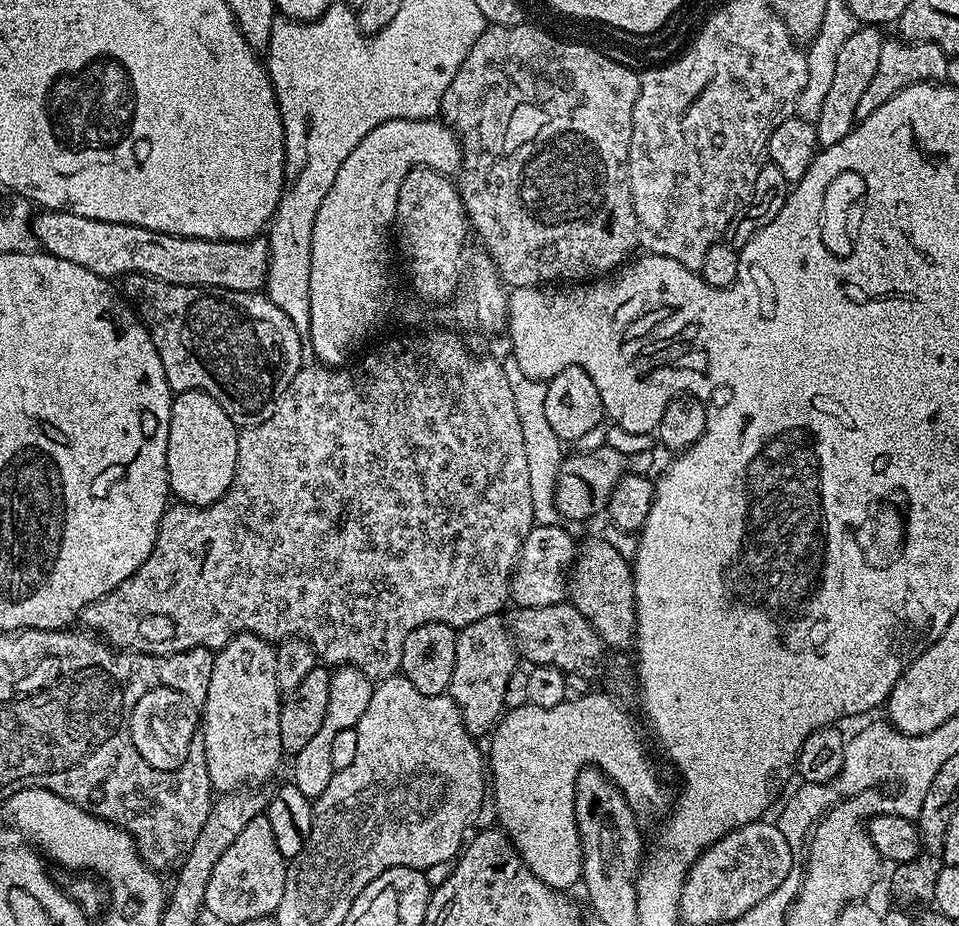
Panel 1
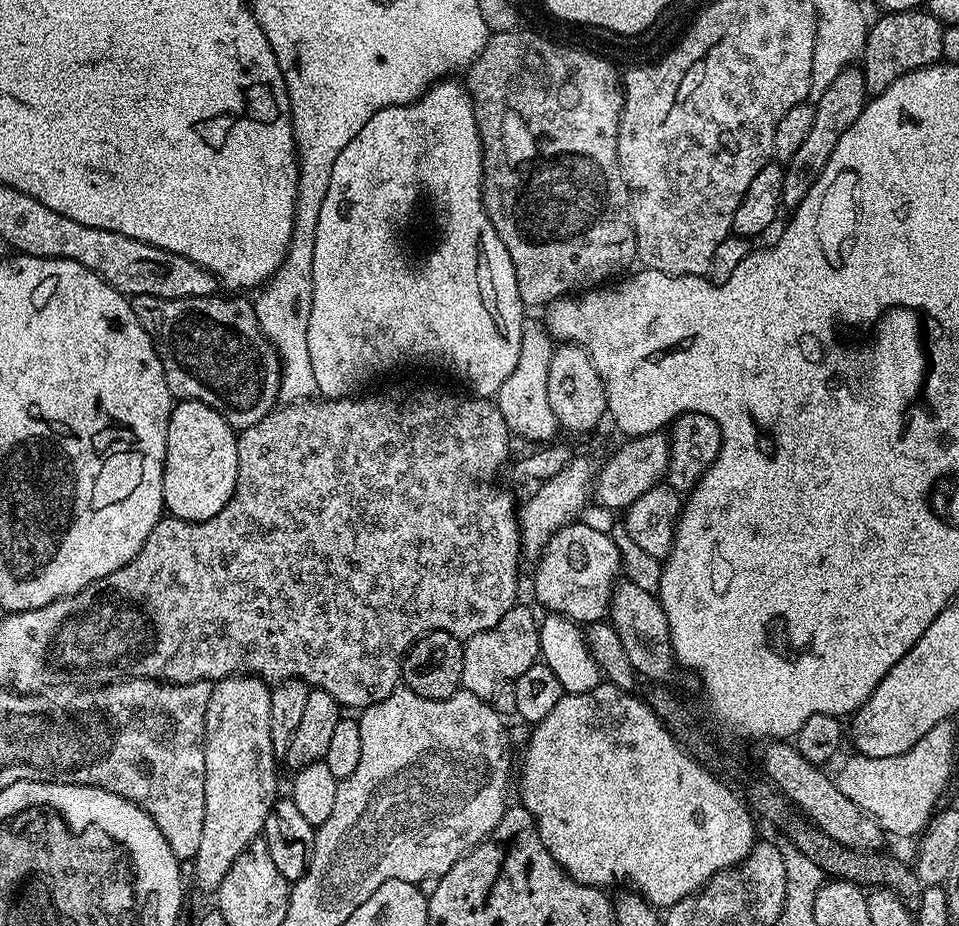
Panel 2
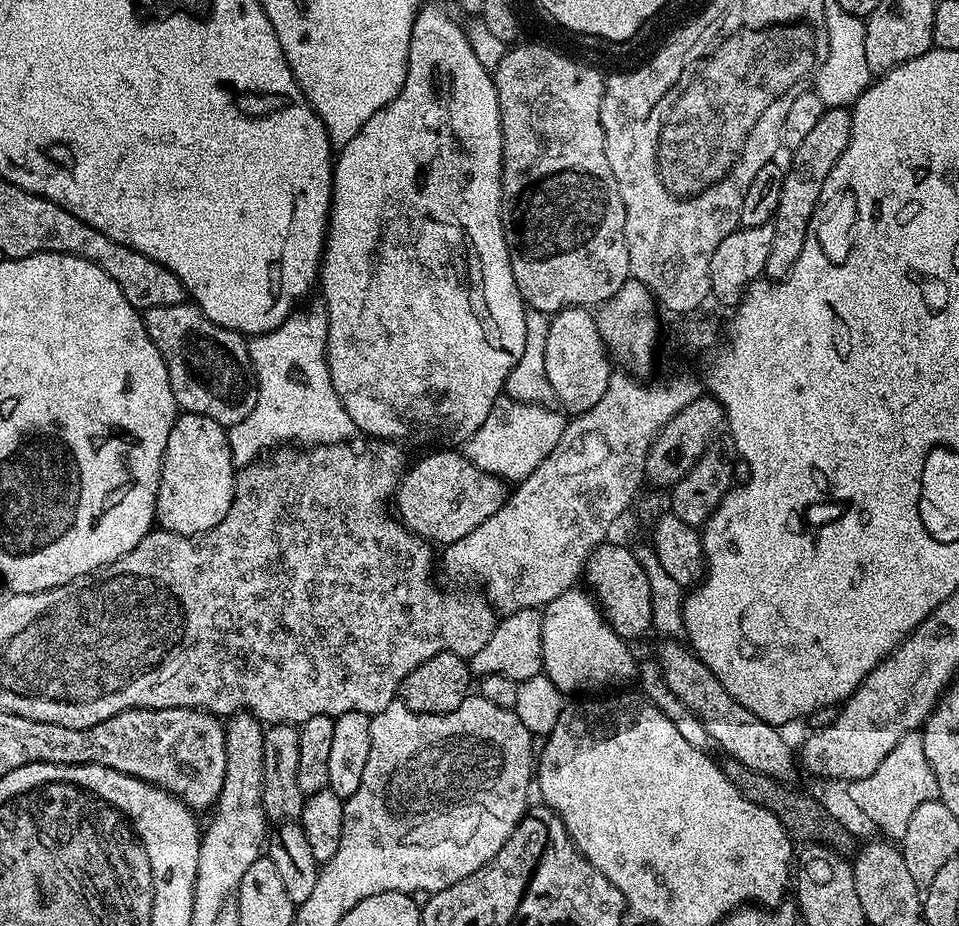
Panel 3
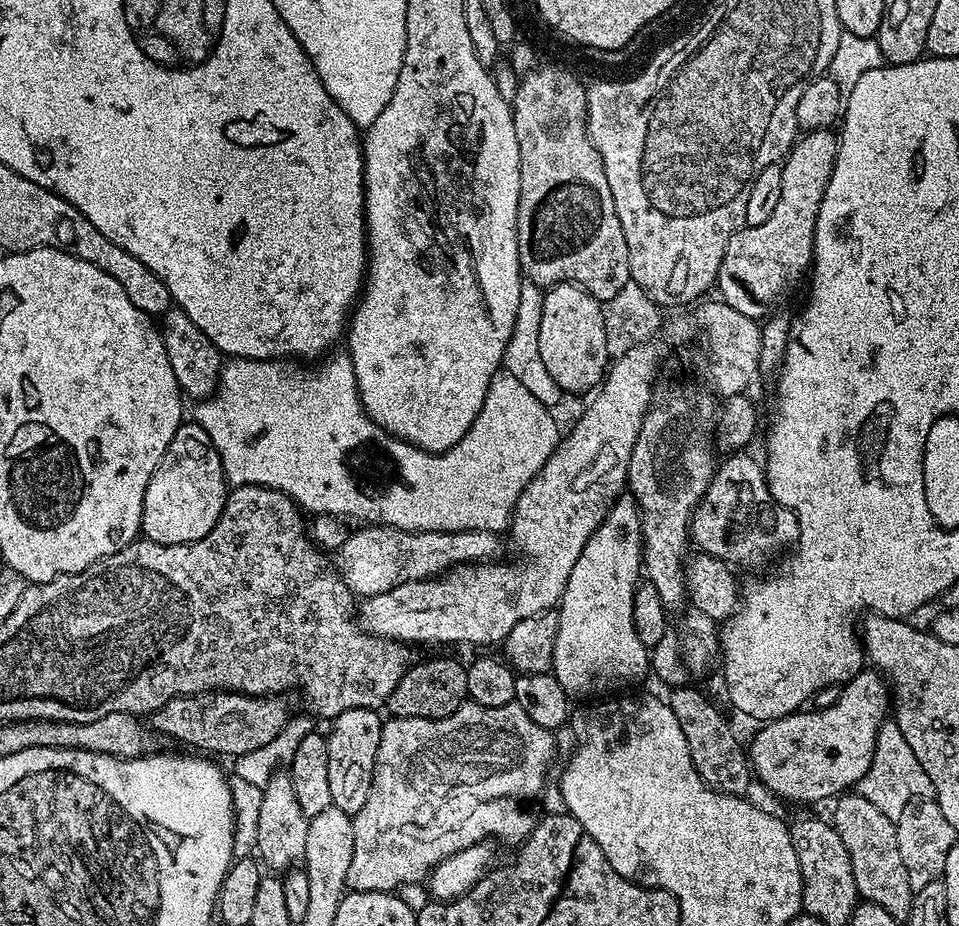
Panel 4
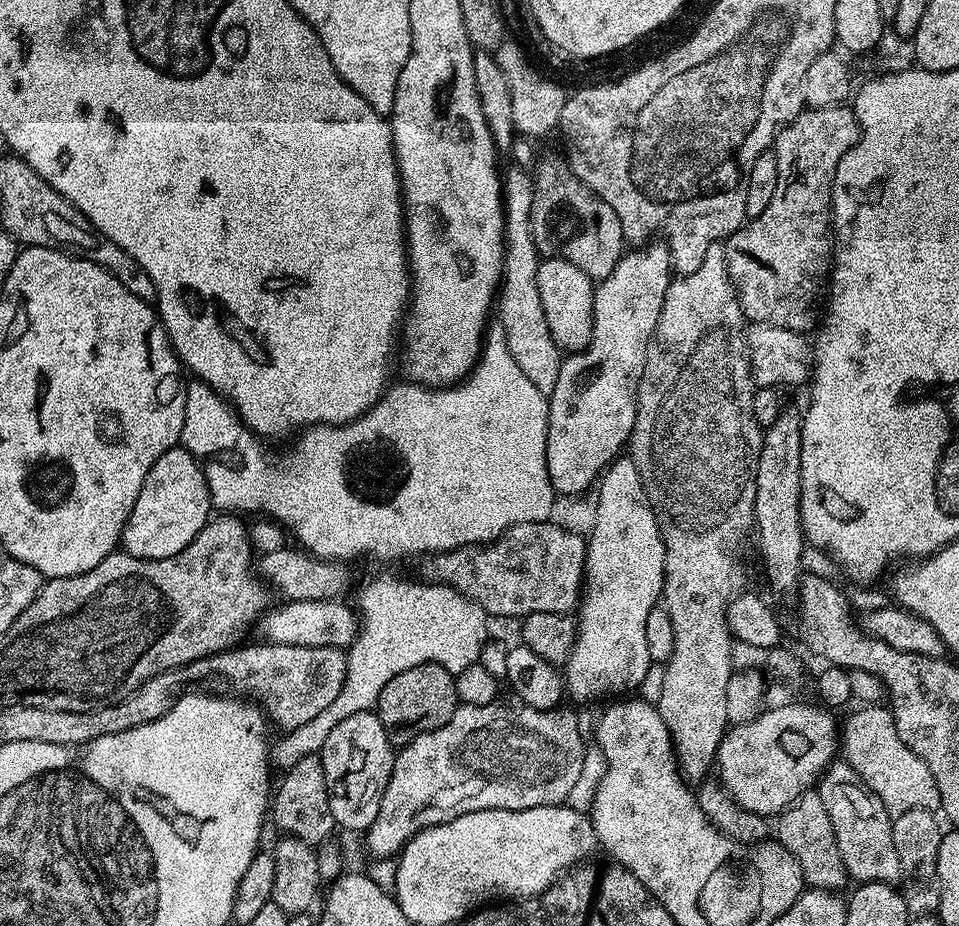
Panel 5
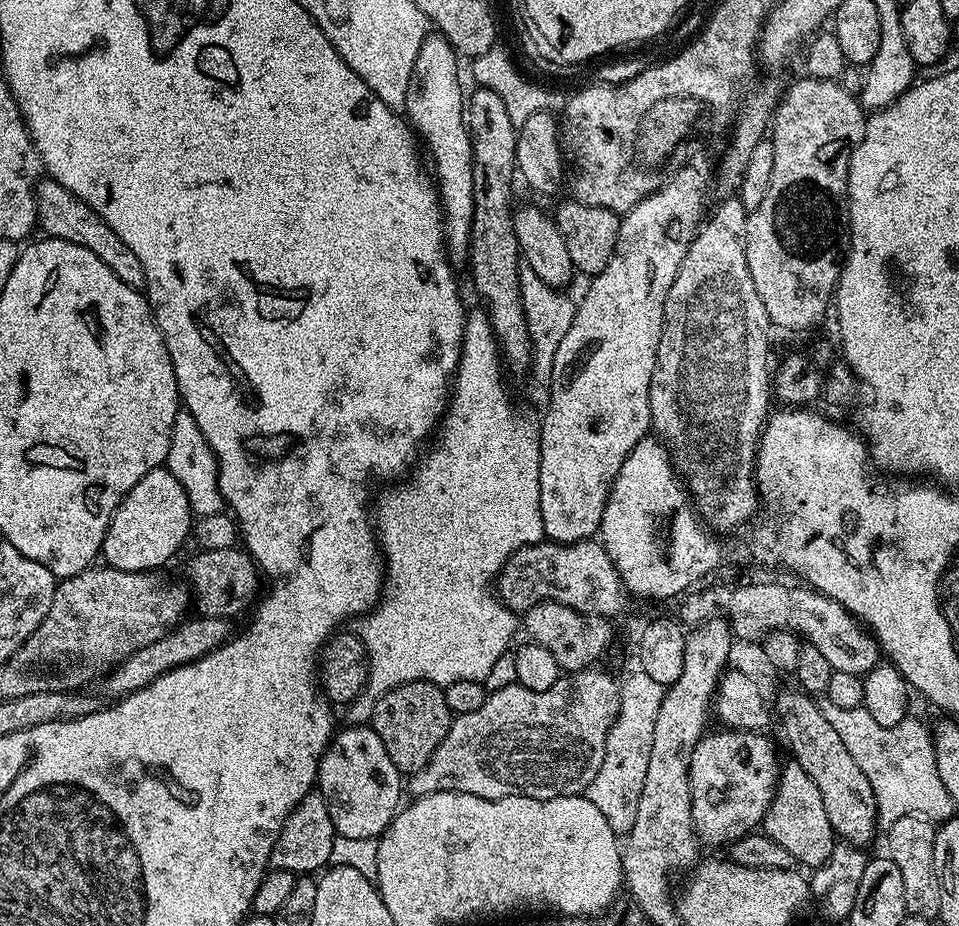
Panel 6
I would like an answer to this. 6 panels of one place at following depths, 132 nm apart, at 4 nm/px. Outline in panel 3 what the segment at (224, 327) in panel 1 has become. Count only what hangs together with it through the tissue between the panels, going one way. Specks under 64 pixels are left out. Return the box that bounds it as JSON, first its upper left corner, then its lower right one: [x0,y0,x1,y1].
[143,303,258,426]

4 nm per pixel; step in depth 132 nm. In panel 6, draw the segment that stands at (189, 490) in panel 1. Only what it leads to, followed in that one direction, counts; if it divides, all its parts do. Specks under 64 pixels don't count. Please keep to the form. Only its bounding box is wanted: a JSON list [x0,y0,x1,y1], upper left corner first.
[102,466,194,572]

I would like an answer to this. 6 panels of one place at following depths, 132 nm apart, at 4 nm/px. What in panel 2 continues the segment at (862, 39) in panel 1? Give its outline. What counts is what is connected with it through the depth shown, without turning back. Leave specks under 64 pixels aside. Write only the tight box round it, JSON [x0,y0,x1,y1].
[780,66,869,209]

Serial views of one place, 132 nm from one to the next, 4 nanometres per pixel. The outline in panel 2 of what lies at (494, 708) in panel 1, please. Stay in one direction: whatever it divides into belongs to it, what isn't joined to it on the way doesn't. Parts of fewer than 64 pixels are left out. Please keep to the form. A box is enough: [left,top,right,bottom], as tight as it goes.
[460,602,541,701]

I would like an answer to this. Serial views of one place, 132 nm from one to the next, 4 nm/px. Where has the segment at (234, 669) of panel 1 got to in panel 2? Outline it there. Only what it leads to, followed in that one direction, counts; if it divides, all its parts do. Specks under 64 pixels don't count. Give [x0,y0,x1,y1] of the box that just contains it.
[191,674,278,894]

